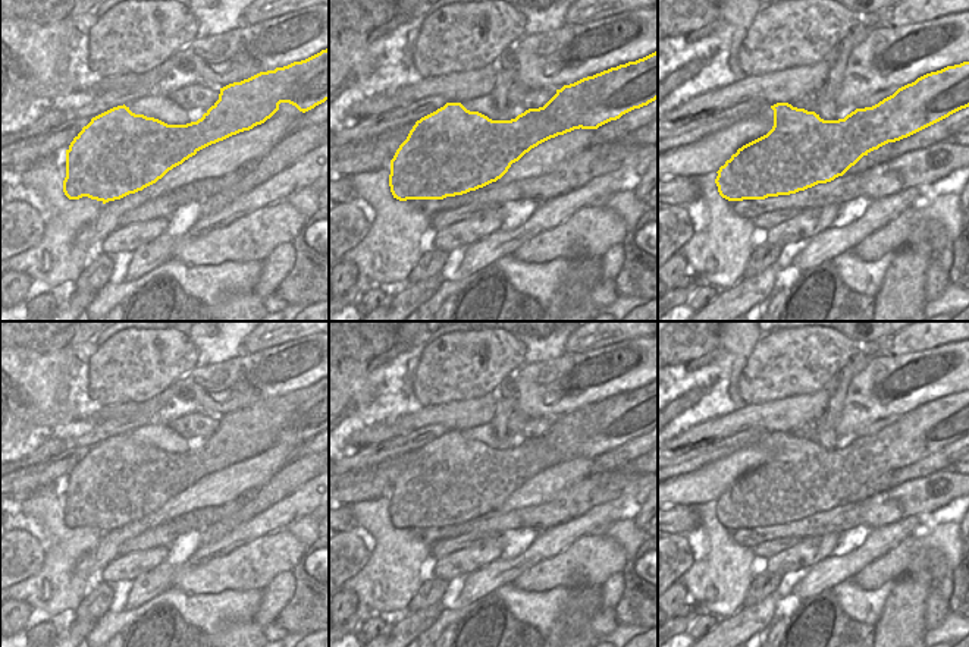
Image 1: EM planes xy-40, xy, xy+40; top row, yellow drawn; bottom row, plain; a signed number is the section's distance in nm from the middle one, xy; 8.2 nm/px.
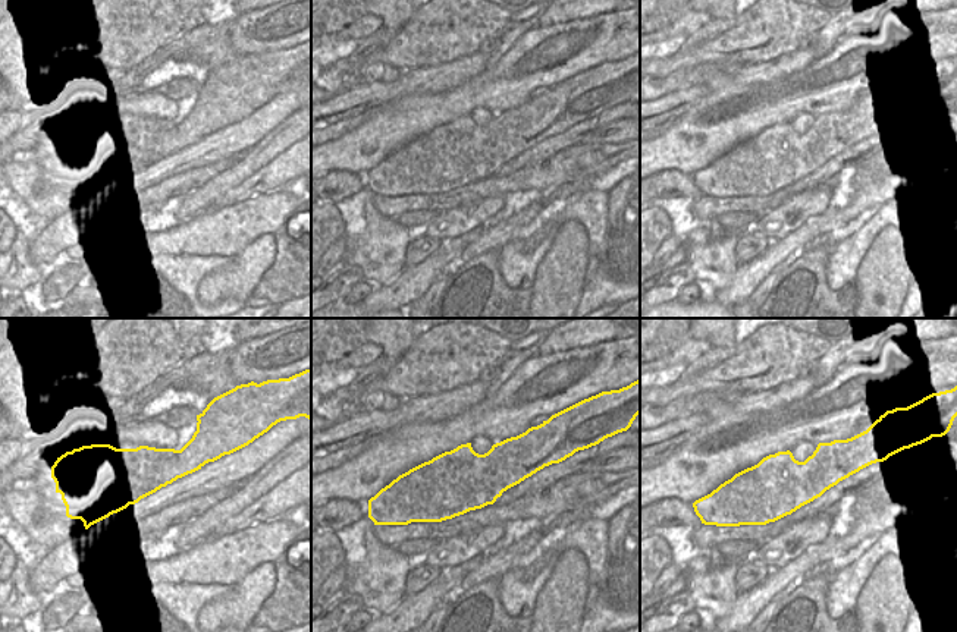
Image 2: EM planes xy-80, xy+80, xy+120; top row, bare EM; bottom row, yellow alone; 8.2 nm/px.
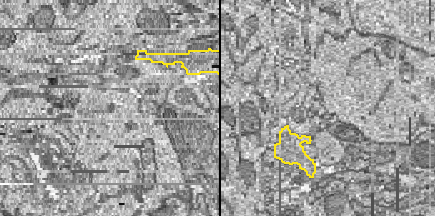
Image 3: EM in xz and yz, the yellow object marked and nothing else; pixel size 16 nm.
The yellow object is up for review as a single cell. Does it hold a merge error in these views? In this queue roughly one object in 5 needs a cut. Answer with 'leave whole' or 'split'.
split

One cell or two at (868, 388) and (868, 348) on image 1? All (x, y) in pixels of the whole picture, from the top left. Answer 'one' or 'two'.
two

